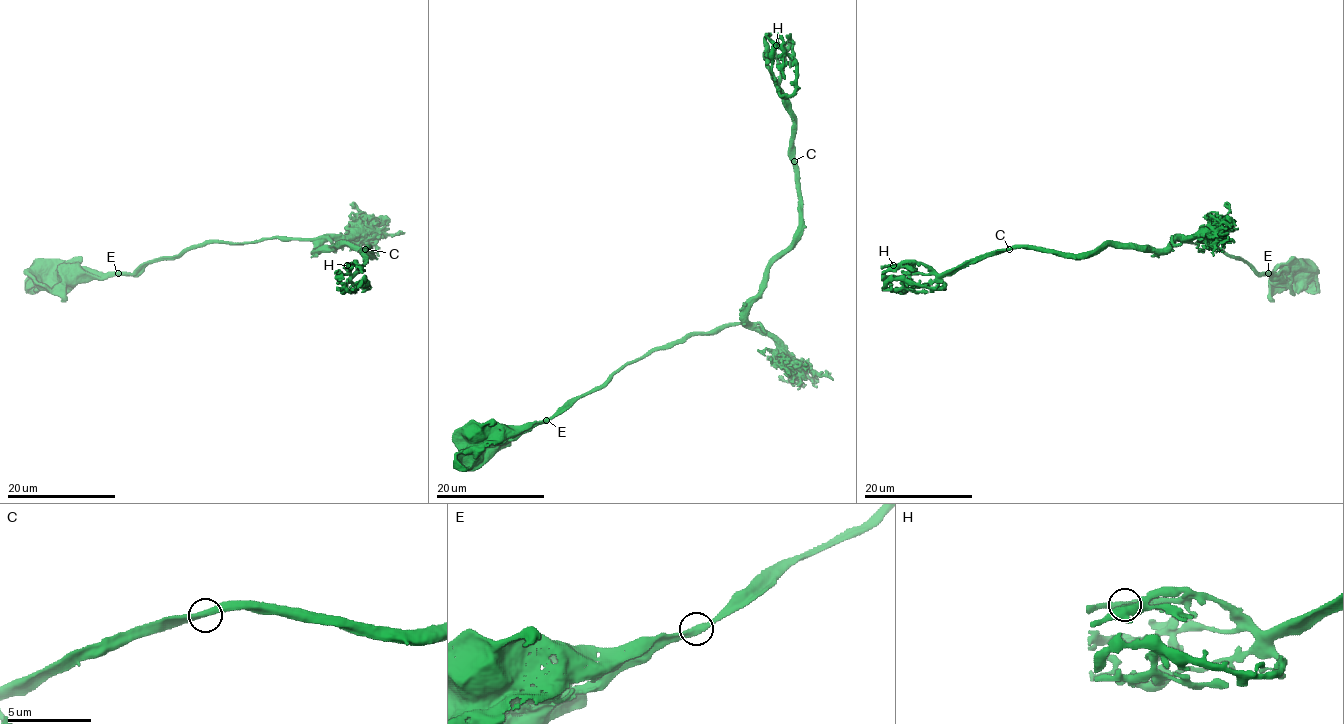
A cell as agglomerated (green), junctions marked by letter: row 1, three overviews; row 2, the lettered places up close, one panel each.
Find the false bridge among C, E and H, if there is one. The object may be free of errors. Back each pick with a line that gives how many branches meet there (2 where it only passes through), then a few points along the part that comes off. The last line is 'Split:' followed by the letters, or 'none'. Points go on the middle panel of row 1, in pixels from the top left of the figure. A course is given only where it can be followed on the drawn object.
Split: none

